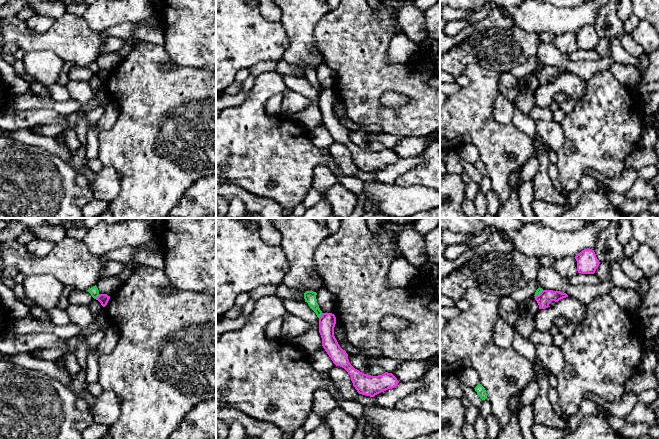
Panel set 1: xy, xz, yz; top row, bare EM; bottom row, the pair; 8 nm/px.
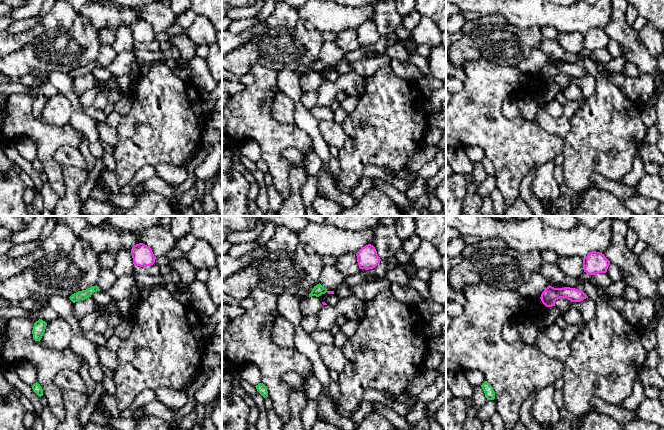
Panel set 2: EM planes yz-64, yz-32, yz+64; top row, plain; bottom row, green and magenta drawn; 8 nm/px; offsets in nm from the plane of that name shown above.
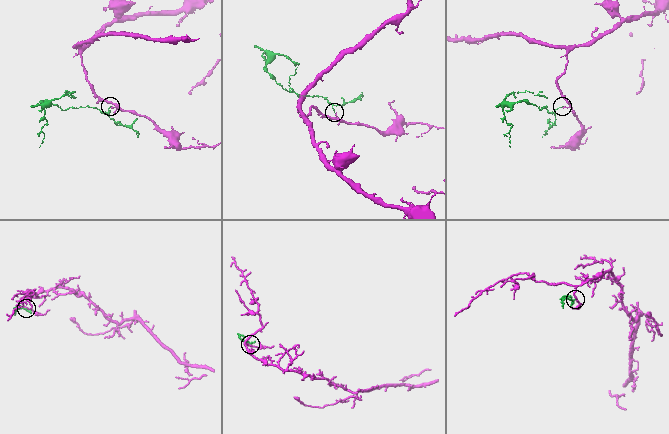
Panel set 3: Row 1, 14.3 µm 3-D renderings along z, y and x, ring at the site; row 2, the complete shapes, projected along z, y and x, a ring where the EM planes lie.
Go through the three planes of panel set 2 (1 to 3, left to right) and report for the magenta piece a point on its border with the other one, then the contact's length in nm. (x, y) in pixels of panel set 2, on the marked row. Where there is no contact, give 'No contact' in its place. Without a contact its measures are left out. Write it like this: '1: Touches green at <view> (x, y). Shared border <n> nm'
1: No contact
2: No contact
3: No contact

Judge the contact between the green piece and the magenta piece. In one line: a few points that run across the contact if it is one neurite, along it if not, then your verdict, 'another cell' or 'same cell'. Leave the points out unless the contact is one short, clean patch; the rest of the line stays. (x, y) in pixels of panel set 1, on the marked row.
xz (322, 313), (319, 318) | another cell

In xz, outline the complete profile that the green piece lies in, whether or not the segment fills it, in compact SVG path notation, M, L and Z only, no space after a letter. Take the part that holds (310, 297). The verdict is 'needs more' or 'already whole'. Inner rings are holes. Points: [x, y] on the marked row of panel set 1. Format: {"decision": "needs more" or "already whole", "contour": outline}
{"decision": "already whole", "contour": "M306 291L304 293L304 299L305 302L308 303L310 308L316 313L317 317L320 318L322 315L322 311L320 310L319 305L317 303L316 295L317 295L316 292Z"}

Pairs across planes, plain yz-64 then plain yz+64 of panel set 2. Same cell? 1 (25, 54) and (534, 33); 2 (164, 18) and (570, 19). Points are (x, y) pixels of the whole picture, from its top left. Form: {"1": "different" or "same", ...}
{"1": "same", "2": "different"}

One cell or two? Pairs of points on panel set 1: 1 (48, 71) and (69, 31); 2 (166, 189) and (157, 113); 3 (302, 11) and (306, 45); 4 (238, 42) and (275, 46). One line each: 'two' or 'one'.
1: two
2: one
3: one
4: one

